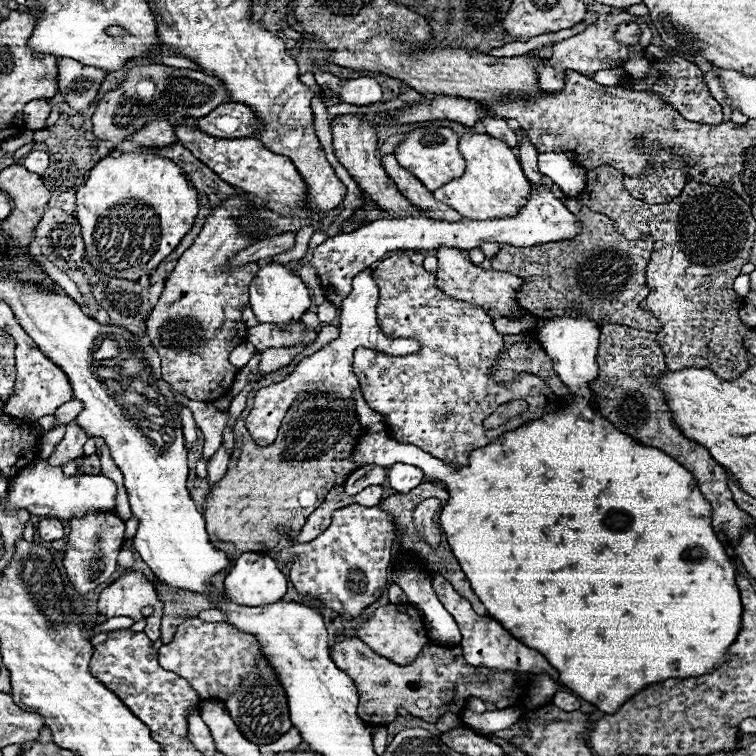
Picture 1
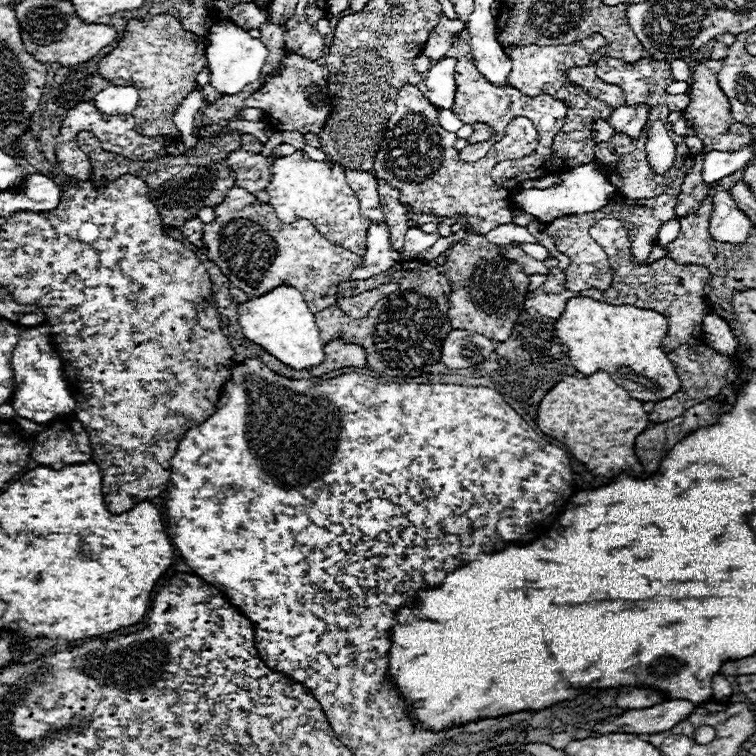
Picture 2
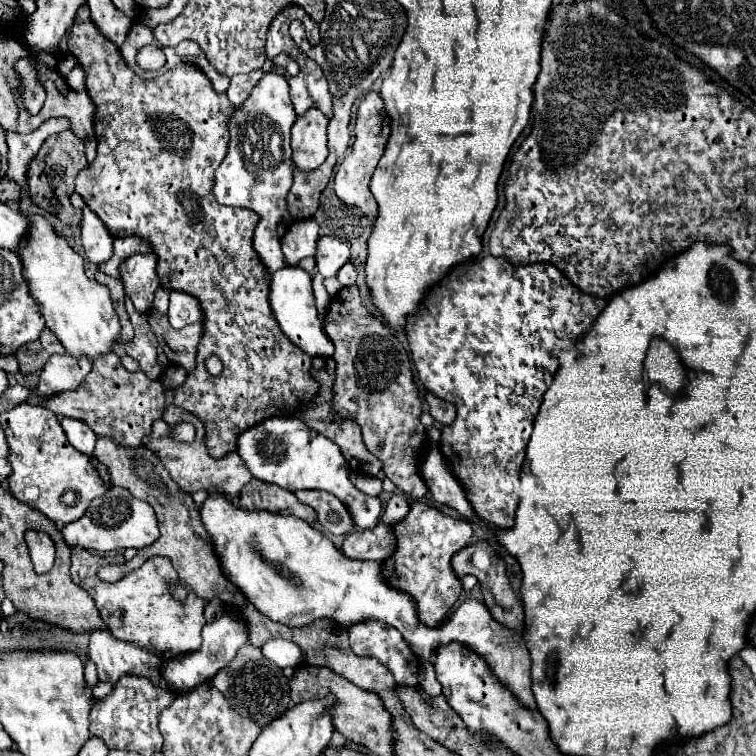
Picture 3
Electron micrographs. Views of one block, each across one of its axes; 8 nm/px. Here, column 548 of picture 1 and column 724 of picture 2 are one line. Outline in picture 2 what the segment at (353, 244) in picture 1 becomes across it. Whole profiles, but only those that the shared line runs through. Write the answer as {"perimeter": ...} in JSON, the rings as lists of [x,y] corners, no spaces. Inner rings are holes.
{"perimeter":[[[716,186],[714,210],[710,220],[710,234],[718,242],[746,242],[750,230],[754,228],[752,220],[736,206],[732,196],[722,190],[722,186]]]}

